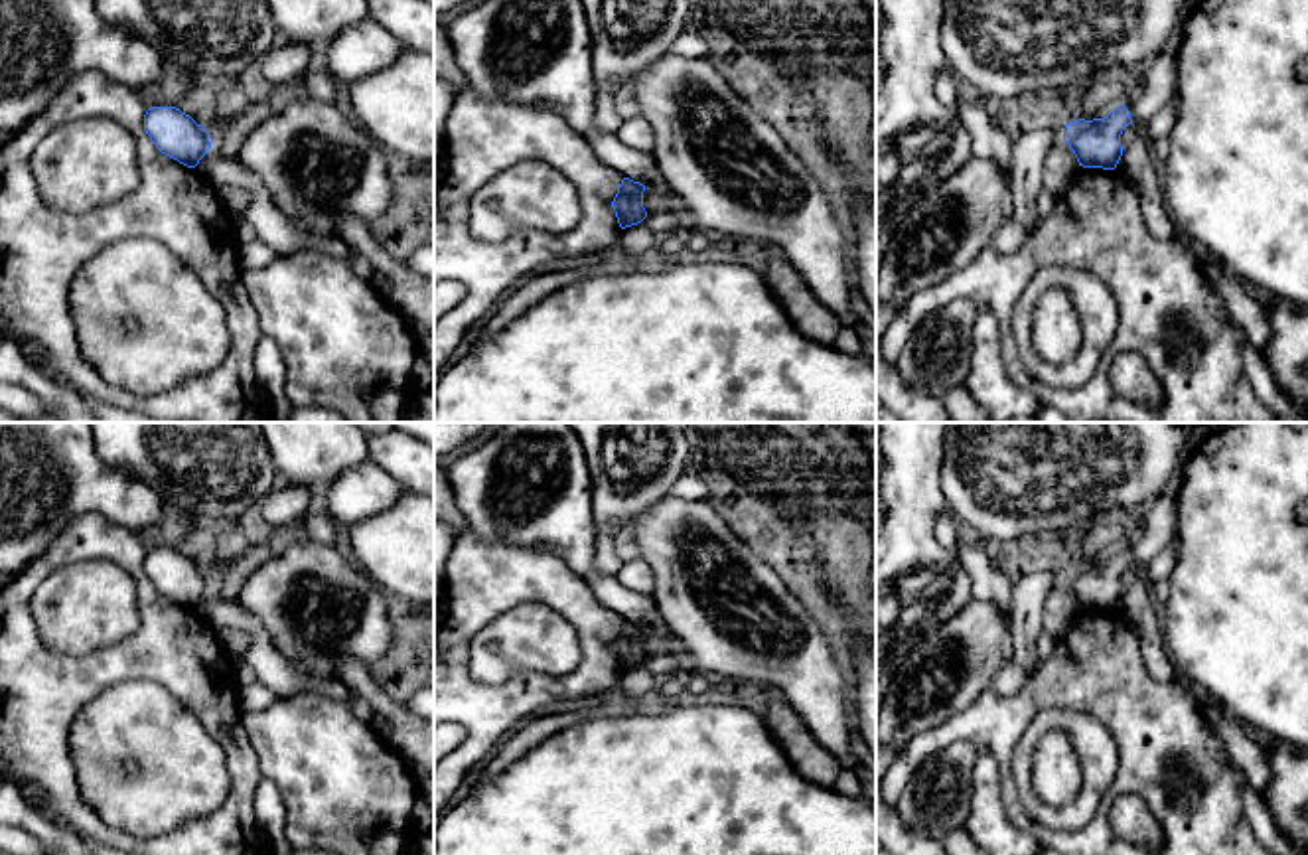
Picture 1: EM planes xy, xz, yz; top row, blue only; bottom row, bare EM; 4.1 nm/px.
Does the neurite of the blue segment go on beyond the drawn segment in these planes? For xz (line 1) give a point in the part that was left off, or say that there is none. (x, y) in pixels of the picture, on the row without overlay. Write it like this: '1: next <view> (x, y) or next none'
1: next none

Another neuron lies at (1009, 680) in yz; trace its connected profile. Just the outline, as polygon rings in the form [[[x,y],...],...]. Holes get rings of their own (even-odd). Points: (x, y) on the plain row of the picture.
[[[1008,661],[994,677],[992,689],[996,689],[1000,695],[1016,695],[1024,685],[1026,673],[1016,661]]]

